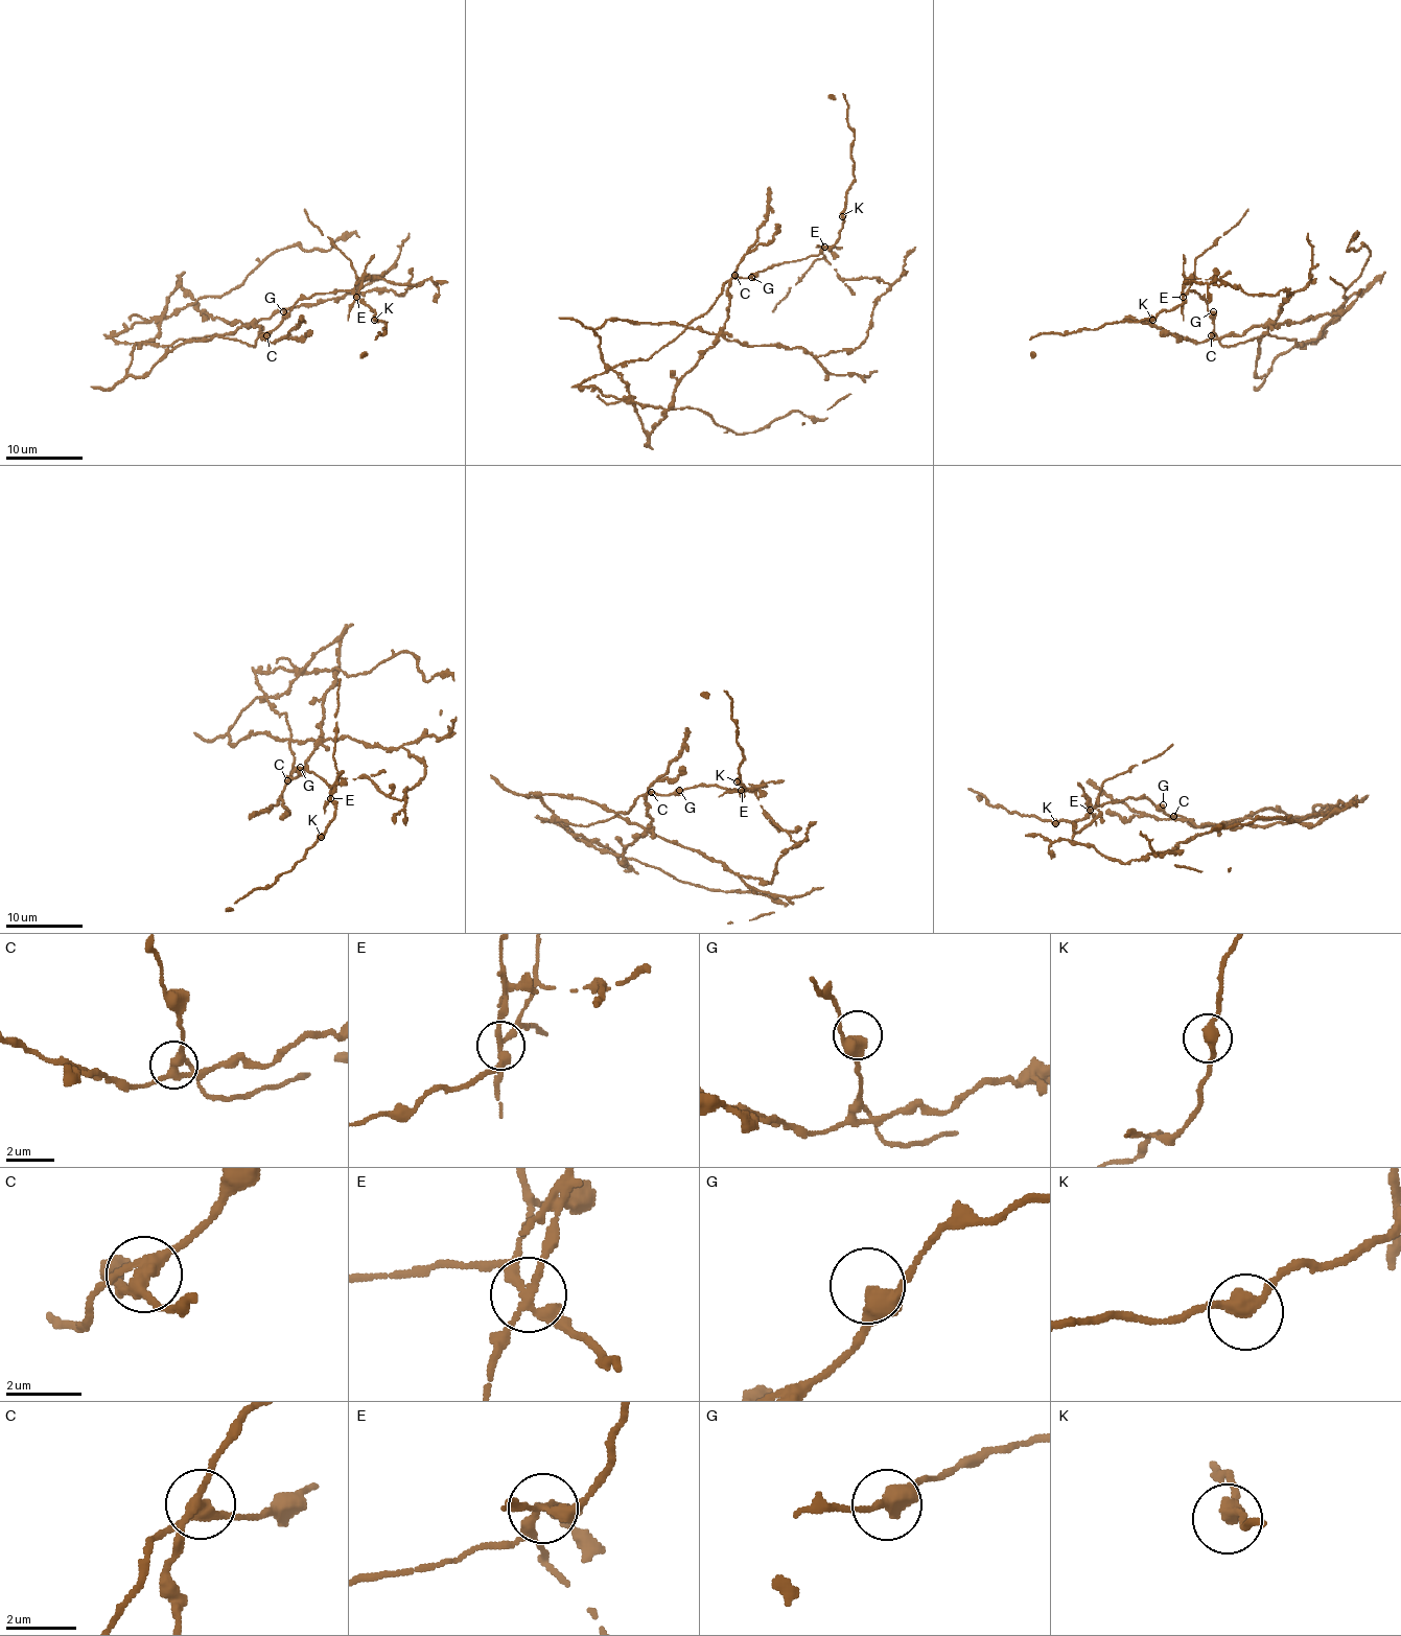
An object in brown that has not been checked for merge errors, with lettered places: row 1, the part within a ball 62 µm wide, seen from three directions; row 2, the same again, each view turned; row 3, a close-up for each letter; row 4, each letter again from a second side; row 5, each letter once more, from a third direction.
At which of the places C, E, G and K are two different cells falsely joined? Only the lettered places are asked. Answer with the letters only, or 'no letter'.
C, E

